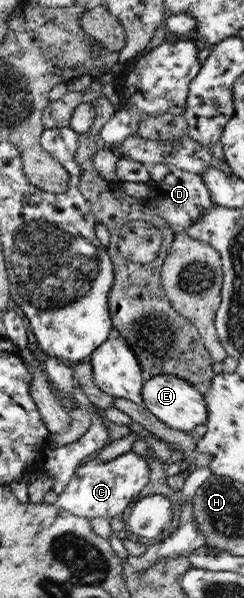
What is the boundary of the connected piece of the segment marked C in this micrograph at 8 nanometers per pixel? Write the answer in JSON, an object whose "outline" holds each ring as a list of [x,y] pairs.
{"outline":[[[132,451],[106,463],[95,454],[77,467],[76,473],[55,504],[79,517],[104,517],[111,521],[113,517],[121,515],[127,505],[137,498],[141,489],[147,485],[150,475],[149,463]]]}

